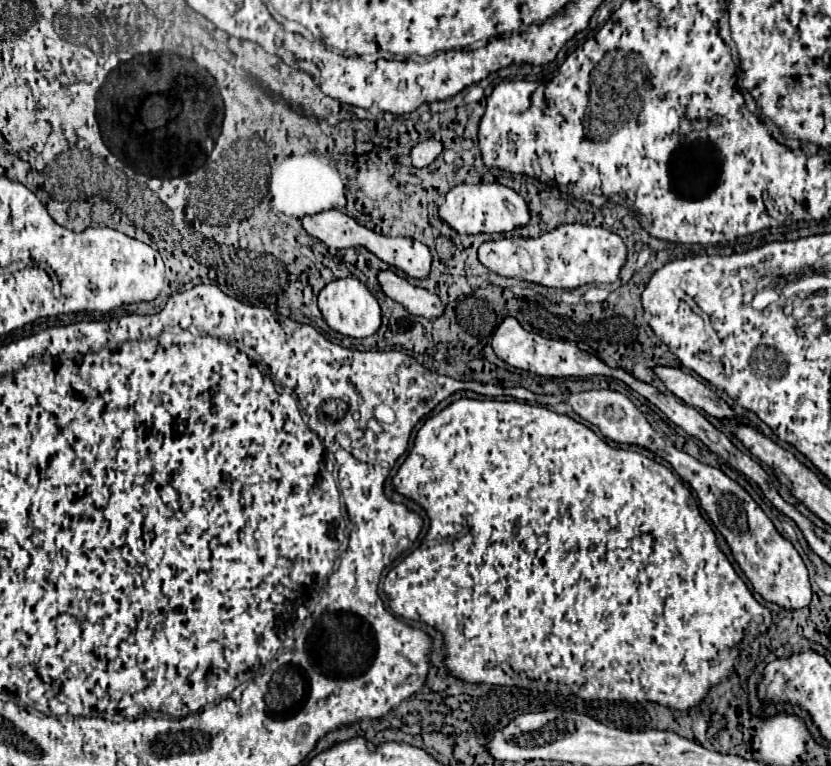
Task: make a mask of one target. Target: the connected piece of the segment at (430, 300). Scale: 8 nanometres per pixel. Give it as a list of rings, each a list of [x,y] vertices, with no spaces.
[[[380,272],[378,282],[386,296],[400,302],[414,316],[424,316],[434,320],[444,314],[444,304],[436,294],[408,284],[408,280],[396,276],[394,272]]]

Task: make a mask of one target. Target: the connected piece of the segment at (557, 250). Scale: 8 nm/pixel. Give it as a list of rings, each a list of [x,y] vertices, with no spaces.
[[[562,224],[556,230],[536,238],[500,238],[484,242],[478,248],[480,262],[504,278],[520,278],[546,288],[580,288],[584,284],[612,284],[618,280],[628,258],[626,242],[612,230],[588,224]]]

